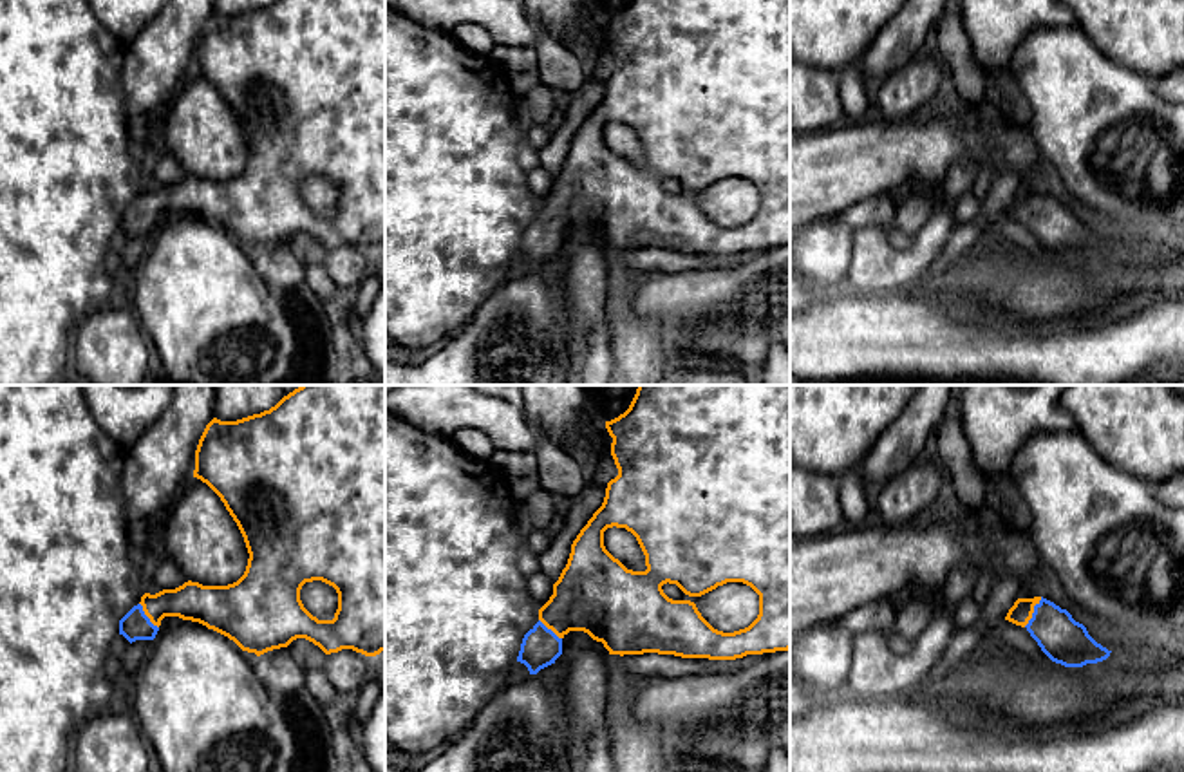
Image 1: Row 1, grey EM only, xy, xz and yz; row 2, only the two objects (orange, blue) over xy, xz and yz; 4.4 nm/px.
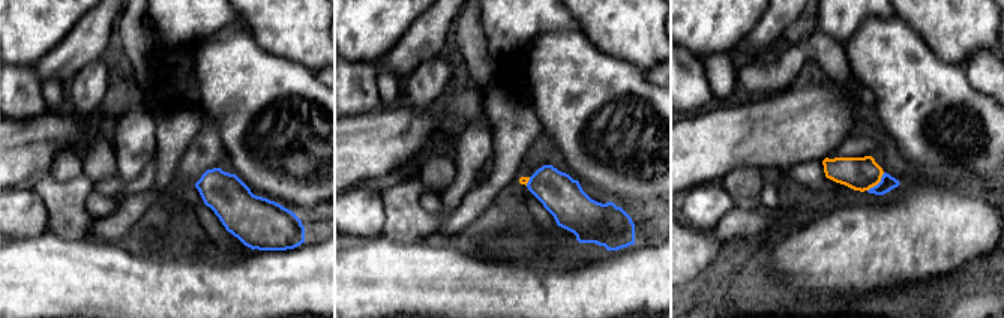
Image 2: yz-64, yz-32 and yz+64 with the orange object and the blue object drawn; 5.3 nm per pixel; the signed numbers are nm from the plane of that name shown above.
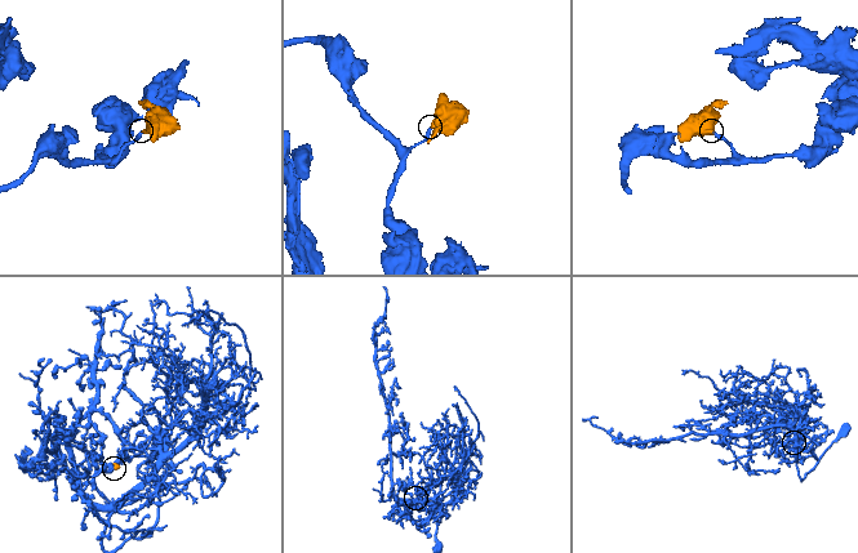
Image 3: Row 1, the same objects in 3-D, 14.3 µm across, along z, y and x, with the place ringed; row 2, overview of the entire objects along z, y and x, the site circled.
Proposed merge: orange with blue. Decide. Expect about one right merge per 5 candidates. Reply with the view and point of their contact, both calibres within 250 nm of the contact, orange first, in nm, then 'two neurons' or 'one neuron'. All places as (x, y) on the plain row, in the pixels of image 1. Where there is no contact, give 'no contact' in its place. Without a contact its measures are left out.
meets orange in yz at (1033, 207); 100 nm thick on the orange side, 200 nm on the other; one neuron

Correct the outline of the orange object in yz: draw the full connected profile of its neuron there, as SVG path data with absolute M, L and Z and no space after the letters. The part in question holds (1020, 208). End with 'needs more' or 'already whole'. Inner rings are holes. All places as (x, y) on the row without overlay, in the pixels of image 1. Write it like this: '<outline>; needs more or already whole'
M1043 192L1018 193L1005 215L1025 222L1041 246L1065 262L1097 259L1112 248L1097 239L1067 204Z; needs more

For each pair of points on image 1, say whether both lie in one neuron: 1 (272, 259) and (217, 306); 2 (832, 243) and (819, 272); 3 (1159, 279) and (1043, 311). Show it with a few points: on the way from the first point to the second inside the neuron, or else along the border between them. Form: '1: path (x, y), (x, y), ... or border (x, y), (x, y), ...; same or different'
1: border (253, 257), (259, 275), (282, 297); different
2: path (825, 250), (823, 264); same
3: path (1130, 279), (1119, 279), (1089, 291), (1072, 291); same

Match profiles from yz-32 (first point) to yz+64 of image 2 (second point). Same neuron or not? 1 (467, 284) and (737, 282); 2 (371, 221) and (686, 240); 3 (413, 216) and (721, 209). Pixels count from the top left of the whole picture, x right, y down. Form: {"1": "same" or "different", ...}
{"1": "same", "2": "different", "3": "different"}

